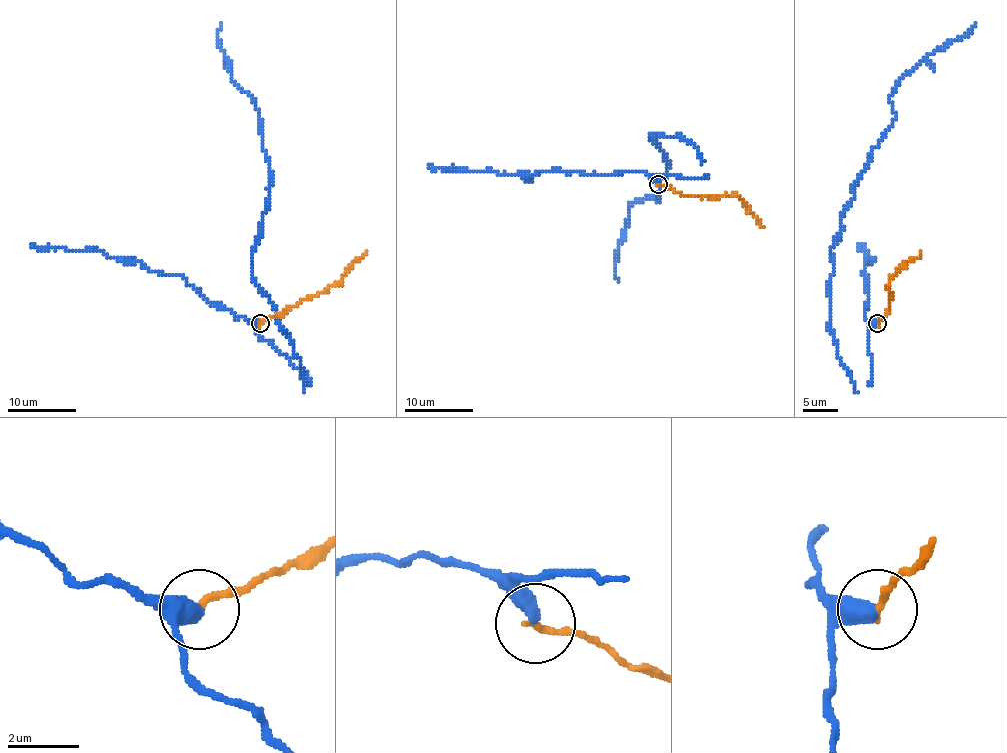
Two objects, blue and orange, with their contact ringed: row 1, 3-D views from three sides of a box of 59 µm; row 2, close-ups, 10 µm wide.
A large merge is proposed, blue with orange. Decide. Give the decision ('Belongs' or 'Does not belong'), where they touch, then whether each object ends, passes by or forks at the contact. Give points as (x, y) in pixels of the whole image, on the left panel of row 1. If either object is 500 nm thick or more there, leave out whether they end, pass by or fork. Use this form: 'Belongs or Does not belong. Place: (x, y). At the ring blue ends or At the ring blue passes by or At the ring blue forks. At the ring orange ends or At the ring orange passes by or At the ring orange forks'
Does not belong. Place: (260, 323). At the ring blue ends. At the ring orange ends

